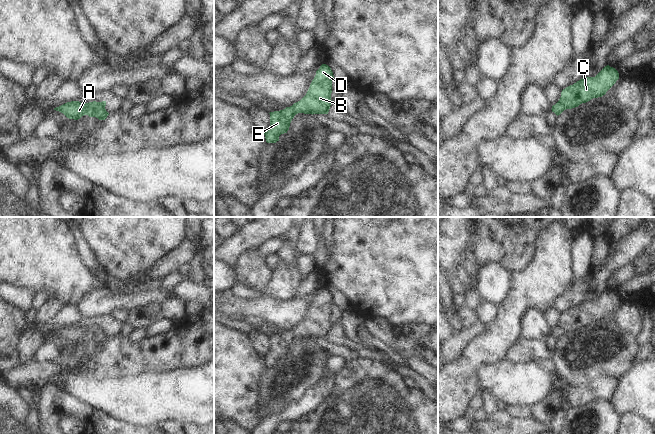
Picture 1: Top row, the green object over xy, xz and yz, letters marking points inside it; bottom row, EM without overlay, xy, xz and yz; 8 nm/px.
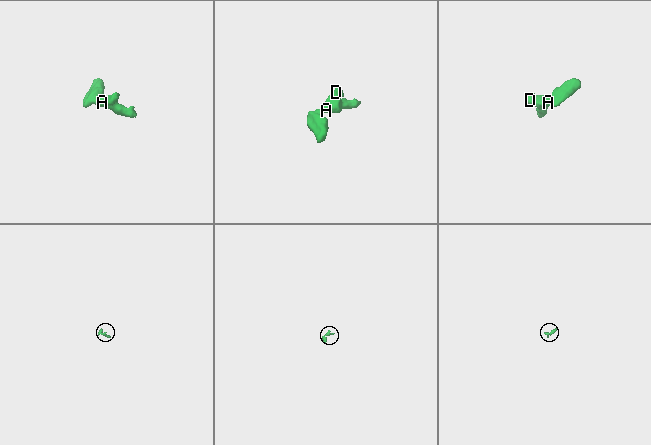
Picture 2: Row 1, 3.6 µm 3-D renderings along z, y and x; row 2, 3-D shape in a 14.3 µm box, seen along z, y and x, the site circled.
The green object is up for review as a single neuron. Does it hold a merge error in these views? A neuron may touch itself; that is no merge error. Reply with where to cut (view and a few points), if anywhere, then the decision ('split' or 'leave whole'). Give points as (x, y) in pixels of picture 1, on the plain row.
no cut | leave whole

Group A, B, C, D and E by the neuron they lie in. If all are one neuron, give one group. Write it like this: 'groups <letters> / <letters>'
groups A B C D E

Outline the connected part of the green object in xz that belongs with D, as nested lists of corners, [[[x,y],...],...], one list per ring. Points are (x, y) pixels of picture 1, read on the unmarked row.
[[[322,288],[316,295],[306,319],[290,331],[280,335],[270,336],[270,351],[264,356],[267,367],[276,367],[281,358],[287,357],[290,347],[298,337],[328,338],[332,324],[332,305],[334,304],[331,292]]]

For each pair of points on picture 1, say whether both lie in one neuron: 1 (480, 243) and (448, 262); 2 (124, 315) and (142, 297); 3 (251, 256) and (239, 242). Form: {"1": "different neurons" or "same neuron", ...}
{"1": "different neurons", "2": "different neurons", "3": "different neurons"}

